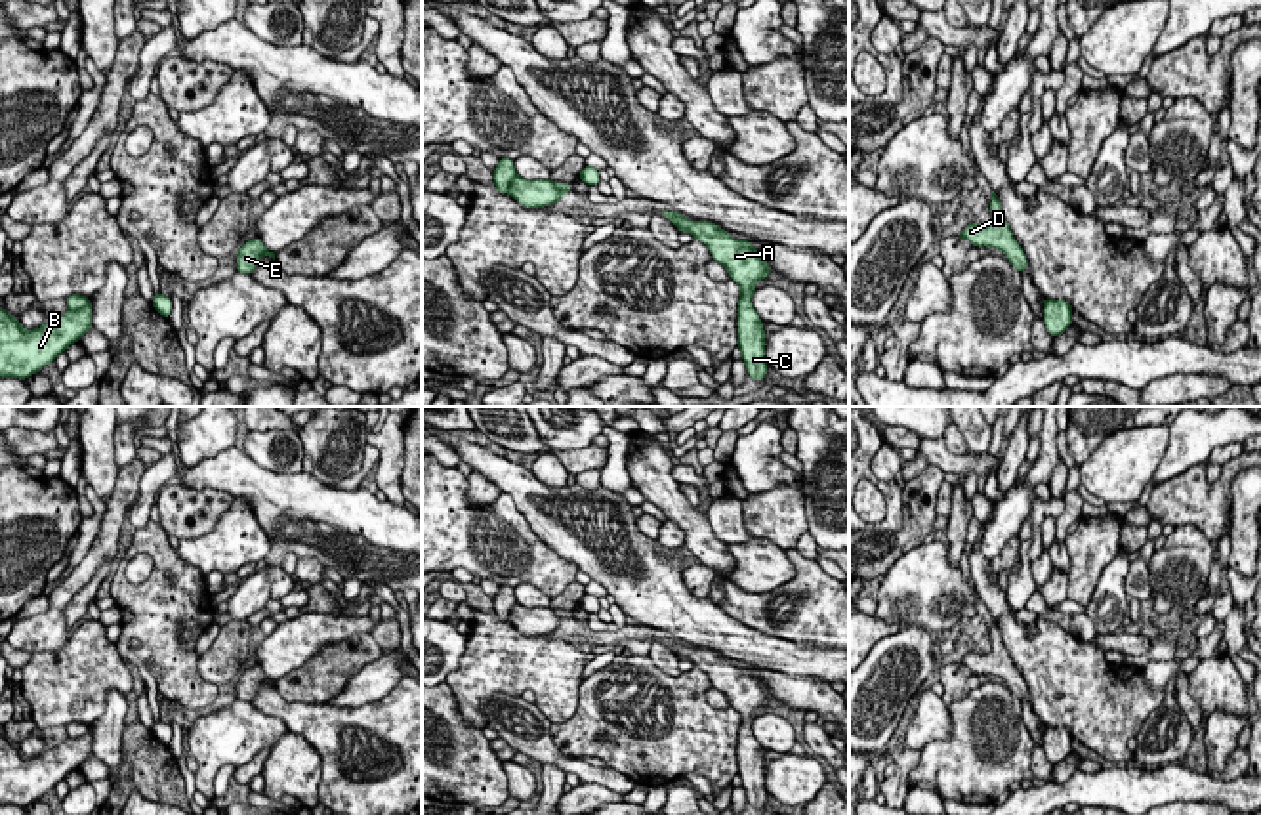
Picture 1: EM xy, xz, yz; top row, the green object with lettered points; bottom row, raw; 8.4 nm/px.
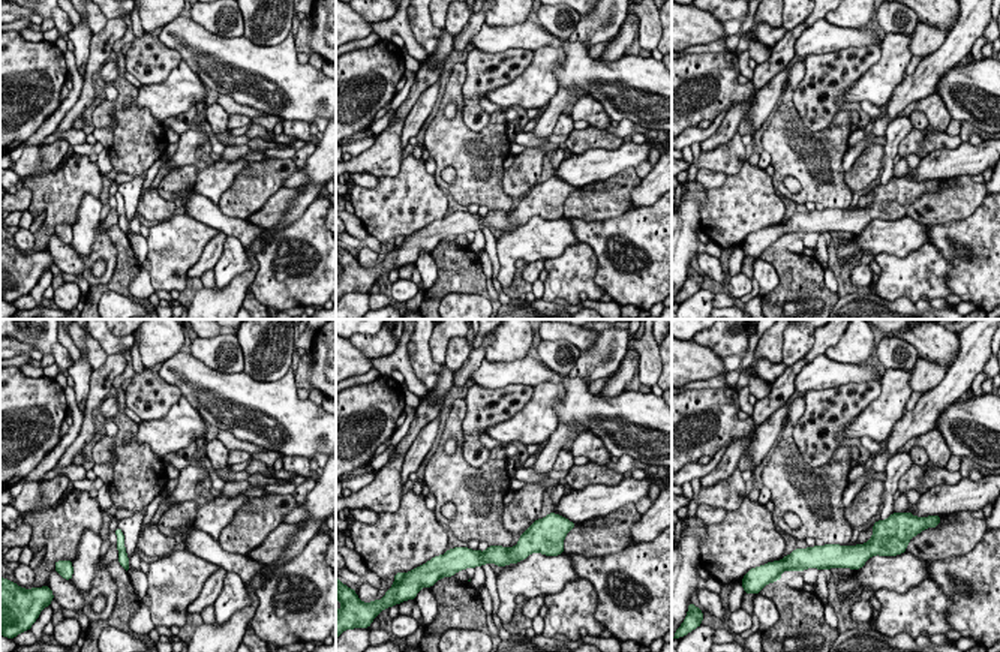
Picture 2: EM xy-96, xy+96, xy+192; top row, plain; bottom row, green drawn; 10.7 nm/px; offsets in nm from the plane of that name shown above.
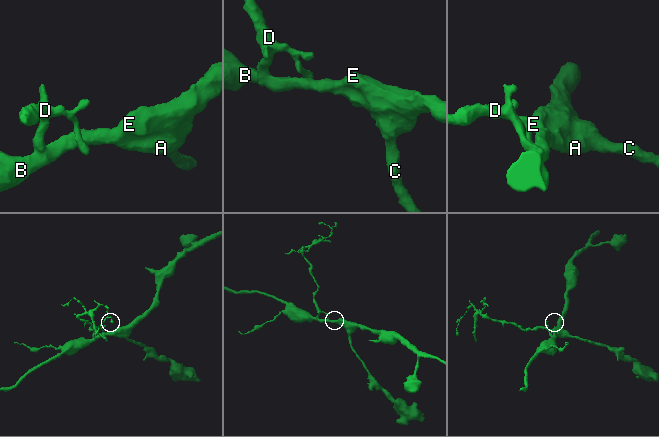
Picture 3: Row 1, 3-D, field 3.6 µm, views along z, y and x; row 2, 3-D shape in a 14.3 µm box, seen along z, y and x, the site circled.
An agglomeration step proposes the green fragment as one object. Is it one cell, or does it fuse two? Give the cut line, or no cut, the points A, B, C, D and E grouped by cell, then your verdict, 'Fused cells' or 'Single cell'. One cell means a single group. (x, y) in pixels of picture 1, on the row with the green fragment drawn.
Split along xy (88, 302), (69, 312). Groups: A B C E / D. Fused cells

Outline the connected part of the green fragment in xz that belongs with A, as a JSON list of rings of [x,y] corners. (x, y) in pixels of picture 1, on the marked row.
[[[662,212],[677,231],[687,231],[704,242],[712,260],[727,267],[731,281],[740,288],[738,300],[738,347],[746,363],[748,376],[761,382],[767,376],[765,363],[765,328],[761,317],[752,305],[755,282],[765,279],[771,271],[765,256],[757,252],[750,240],[733,239],[725,229],[712,221],[691,221],[679,212]]]

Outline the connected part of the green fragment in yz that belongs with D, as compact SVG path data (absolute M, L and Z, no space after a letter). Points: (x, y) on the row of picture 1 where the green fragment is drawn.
M992 191L990 212L992 212L990 225L979 225L977 221L973 221L965 229L961 229L958 239L967 239L977 248L988 246L988 248L1002 250L1005 254L1005 258L1009 260L1009 263L1019 273L1023 273L1028 267L1026 254L1013 239L1009 223L1005 221L1005 218L1002 214L1000 199L994 191Z

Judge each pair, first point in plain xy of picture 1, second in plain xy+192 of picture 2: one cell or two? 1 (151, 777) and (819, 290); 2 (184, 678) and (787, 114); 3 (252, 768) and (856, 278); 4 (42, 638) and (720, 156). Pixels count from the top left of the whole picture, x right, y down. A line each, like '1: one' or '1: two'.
1: one
2: one
3: one
4: one

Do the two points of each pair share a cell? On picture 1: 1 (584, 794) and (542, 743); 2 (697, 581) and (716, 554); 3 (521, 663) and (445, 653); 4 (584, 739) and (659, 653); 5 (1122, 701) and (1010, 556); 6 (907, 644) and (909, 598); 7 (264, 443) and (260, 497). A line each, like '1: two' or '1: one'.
1: two
2: two
3: two
4: two
5: two
6: two
7: two

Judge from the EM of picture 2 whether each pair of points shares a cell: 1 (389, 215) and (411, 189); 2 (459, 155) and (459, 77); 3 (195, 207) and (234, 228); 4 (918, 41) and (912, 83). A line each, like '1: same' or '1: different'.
1: same
2: same
3: same
4: different

